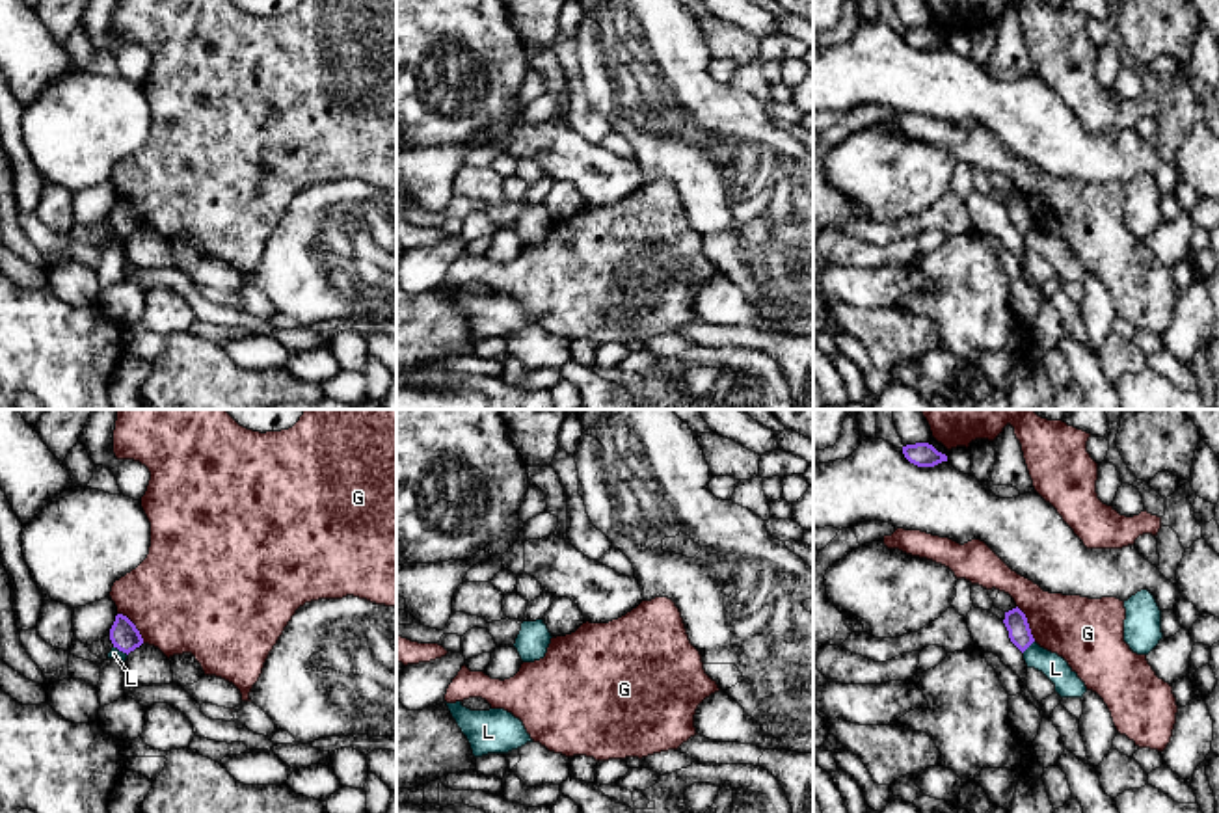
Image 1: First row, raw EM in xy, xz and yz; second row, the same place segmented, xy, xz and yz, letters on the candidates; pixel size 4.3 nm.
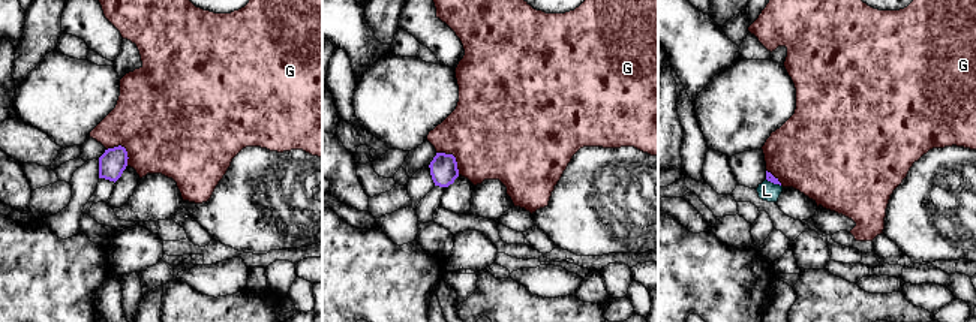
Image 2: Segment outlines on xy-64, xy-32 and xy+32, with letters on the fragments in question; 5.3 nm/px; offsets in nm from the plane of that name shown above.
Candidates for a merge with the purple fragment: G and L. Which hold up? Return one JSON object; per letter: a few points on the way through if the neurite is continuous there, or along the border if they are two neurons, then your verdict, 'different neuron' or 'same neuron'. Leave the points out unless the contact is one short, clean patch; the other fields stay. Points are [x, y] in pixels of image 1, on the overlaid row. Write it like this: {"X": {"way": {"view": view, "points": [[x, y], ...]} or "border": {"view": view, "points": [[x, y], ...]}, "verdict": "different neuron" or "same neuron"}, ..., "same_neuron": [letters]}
{"G": {"verdict": "different neuron"}, "L": {"border": {"view": "yz", "points": [[1033, 640], [1022, 652]]}, "verdict": "different neuron"}, "same_neuron": []}

